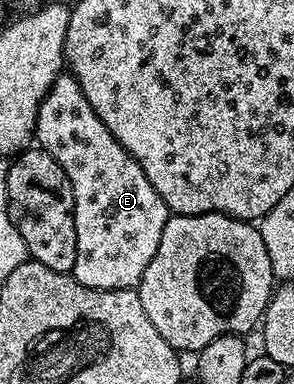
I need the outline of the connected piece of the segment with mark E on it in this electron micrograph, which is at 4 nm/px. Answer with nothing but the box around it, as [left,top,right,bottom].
[34,73,170,290]

